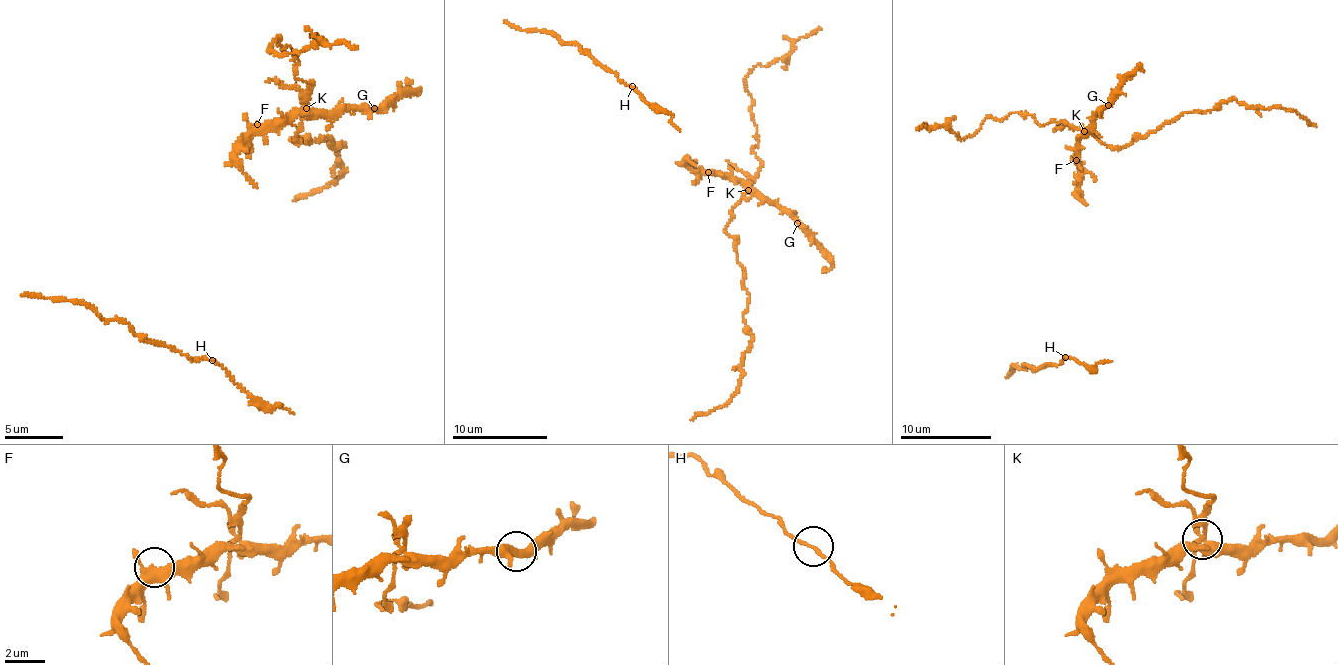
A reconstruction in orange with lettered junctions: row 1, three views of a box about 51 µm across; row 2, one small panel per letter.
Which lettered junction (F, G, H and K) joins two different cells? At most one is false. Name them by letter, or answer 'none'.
K

